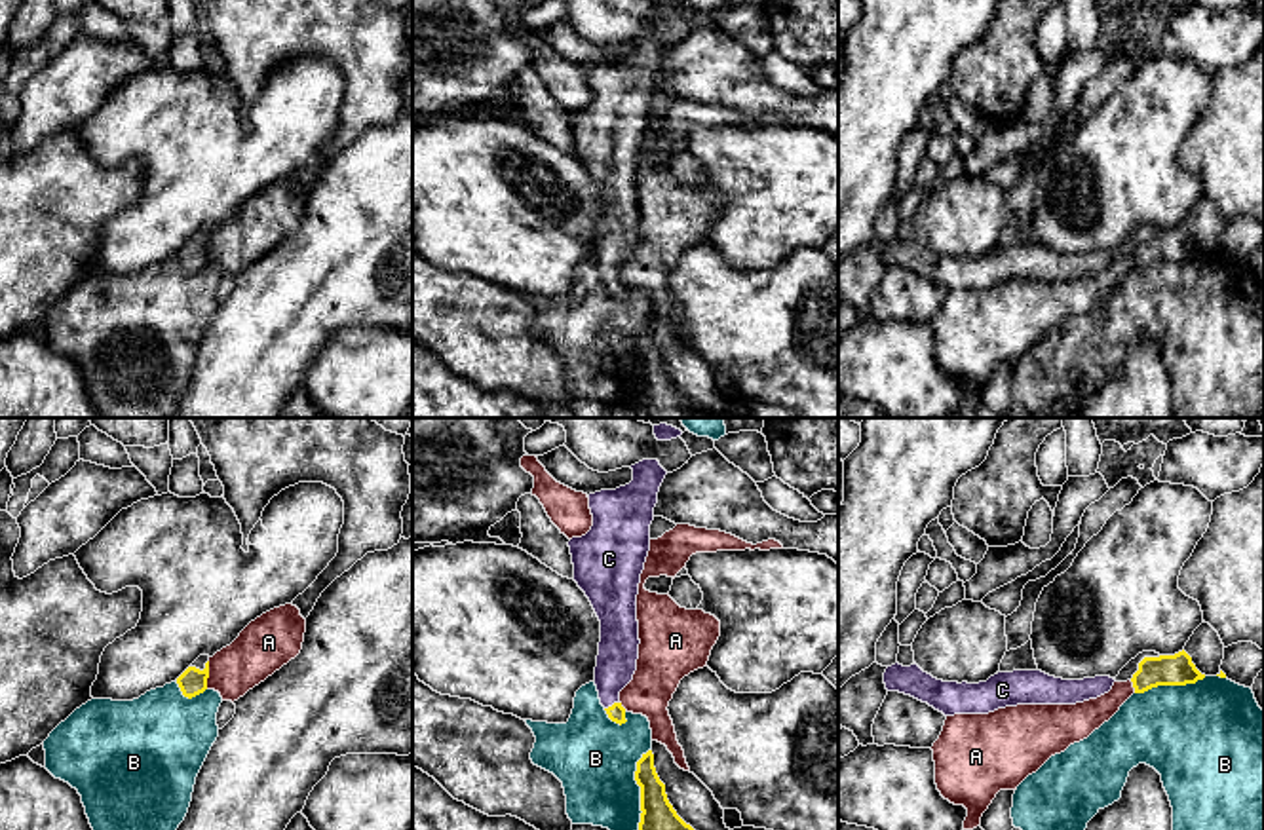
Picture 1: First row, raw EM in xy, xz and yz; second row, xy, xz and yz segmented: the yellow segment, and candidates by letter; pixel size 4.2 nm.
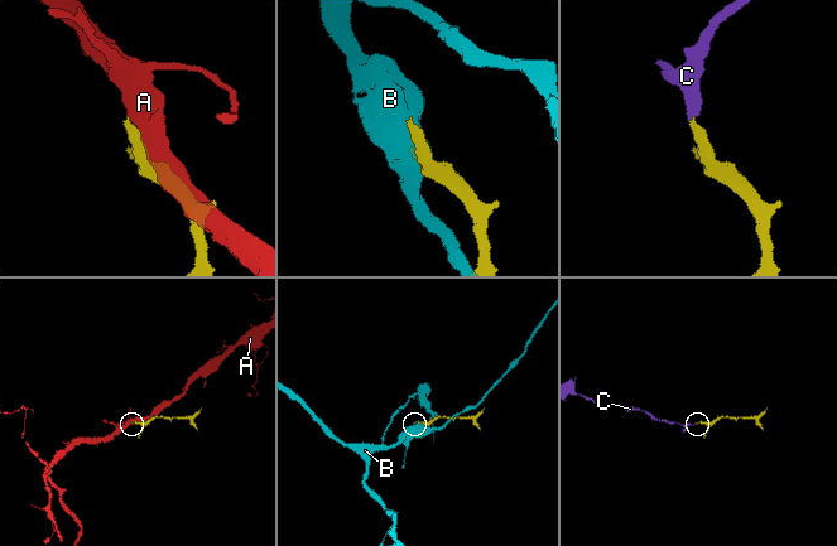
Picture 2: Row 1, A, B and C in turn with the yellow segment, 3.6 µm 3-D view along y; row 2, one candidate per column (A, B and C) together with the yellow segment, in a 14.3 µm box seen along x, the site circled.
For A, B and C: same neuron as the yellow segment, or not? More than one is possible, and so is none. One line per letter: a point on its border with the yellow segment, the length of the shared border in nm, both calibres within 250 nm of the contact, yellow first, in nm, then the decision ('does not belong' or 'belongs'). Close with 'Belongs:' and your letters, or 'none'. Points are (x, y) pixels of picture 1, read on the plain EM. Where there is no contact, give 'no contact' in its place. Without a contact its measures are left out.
A: xy (208, 249) | 120 nm | 120/220 nm | does not belong
B: xz (641, 365) | 360 nm | 190/360 nm | does not belong
C: xz (612, 280) | 70 nm | 80/180 nm | belongs
Belongs: C

